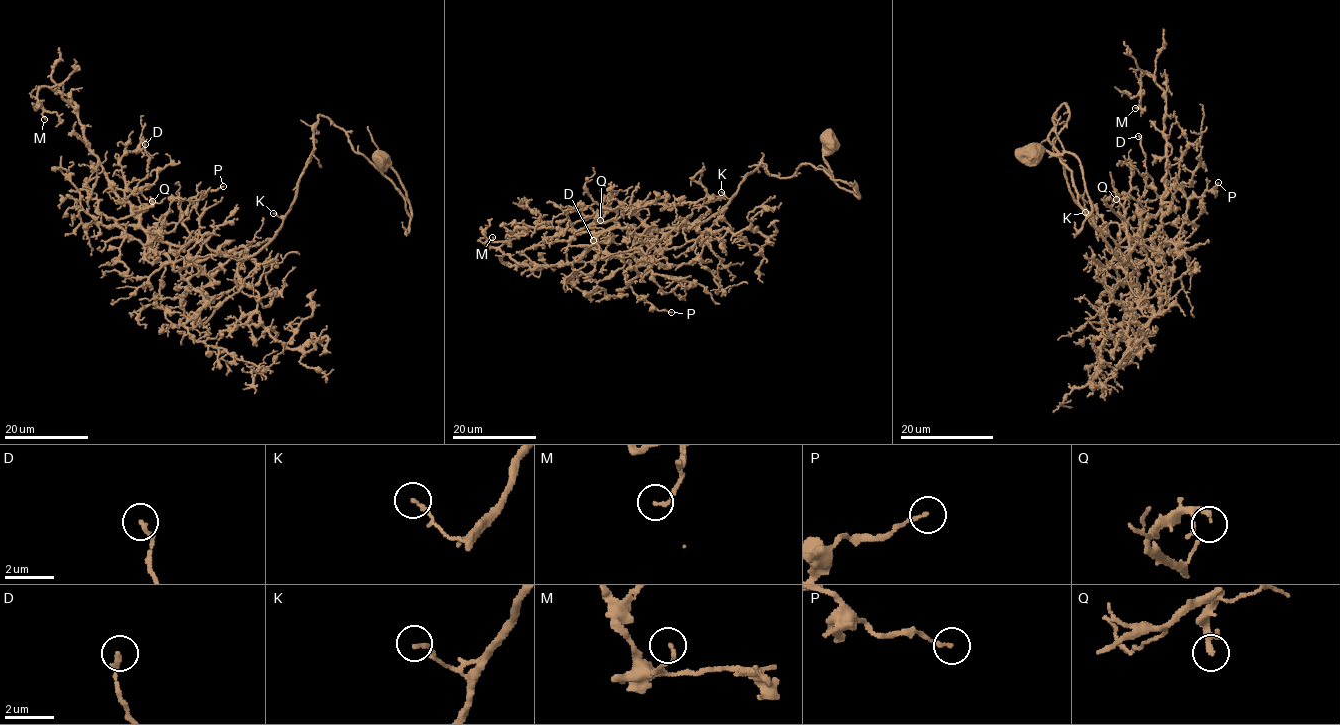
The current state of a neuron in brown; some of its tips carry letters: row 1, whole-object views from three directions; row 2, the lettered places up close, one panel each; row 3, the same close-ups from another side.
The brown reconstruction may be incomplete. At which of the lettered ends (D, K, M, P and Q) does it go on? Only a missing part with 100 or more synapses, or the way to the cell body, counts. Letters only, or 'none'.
none

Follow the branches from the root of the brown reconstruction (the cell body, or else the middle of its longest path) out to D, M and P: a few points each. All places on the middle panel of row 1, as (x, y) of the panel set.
D: (828, 144), (858, 198), (761, 159), (700, 224), (614, 224), (576, 260), (593, 240)
M: (828, 144), (858, 198), (761, 159), (700, 224), (614, 224), (564, 265), (518, 265), (492, 237)
P: (828, 144), (858, 198), (761, 159), (700, 224), (596, 235), (671, 312)

